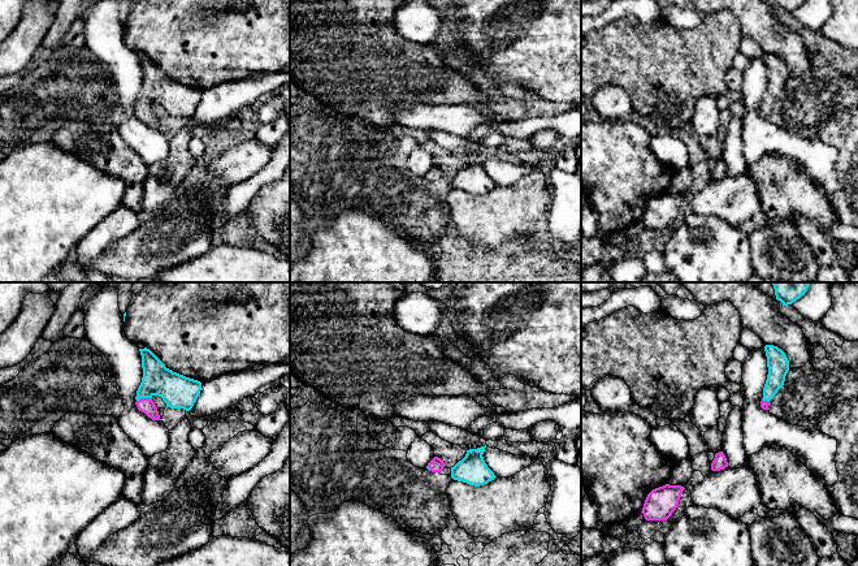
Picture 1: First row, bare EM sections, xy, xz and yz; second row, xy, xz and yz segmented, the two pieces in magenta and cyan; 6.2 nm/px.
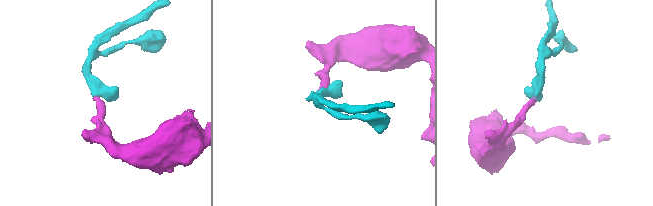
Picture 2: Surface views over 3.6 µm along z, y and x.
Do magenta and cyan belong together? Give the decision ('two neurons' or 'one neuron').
one neuron

